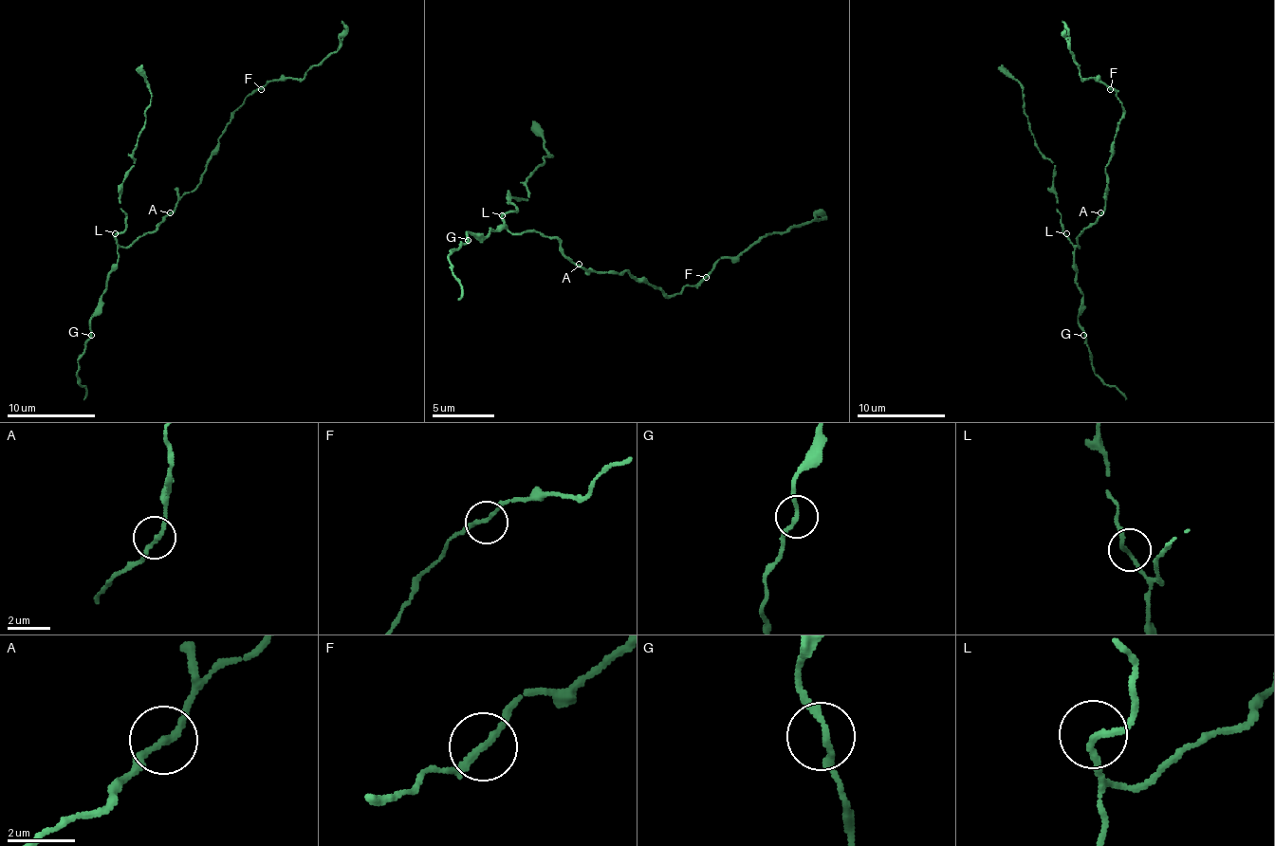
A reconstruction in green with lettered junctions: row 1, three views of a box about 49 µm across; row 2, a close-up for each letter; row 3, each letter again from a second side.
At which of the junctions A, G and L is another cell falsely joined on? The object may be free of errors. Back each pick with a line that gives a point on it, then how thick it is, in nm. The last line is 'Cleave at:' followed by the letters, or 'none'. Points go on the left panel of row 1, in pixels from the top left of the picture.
Cleave at: none

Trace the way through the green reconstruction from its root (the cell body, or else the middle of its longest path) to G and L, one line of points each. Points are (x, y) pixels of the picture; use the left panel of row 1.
G: (171, 211), (153, 231), (118, 248), (118, 265), (100, 295), (91, 335)
L: (171, 211), (153, 231), (139, 235), (126, 247), (118, 245), (115, 233)

